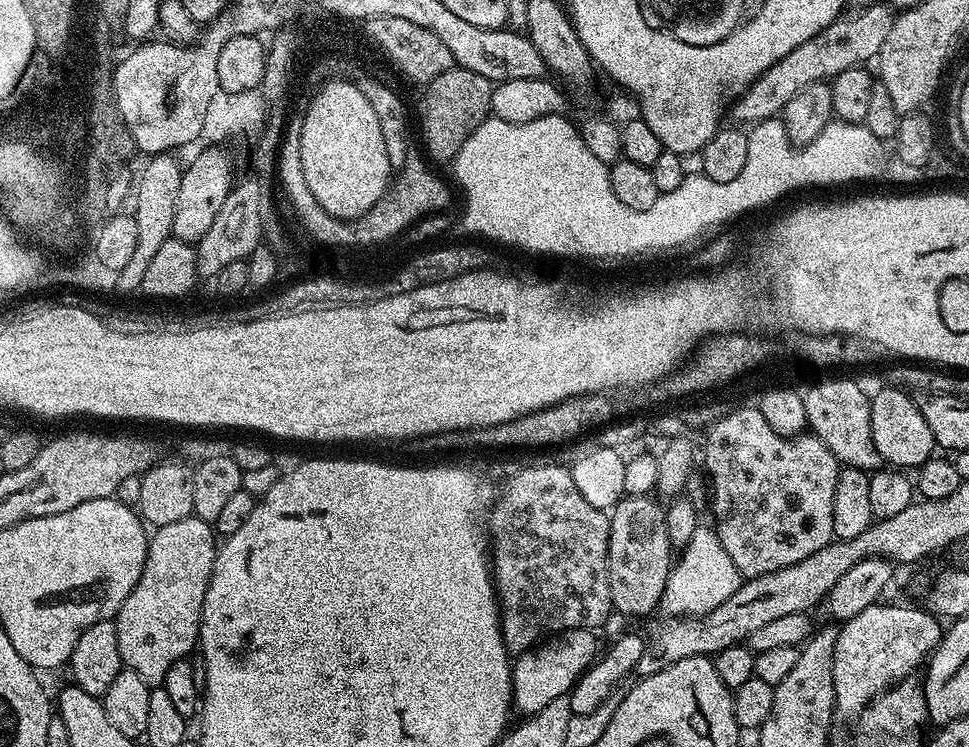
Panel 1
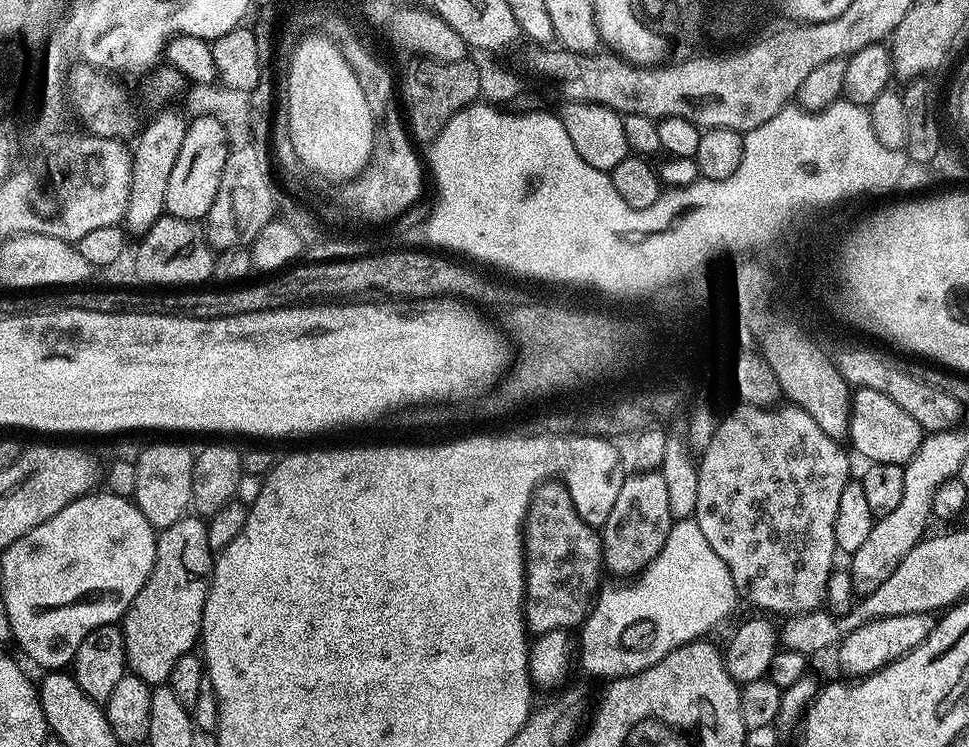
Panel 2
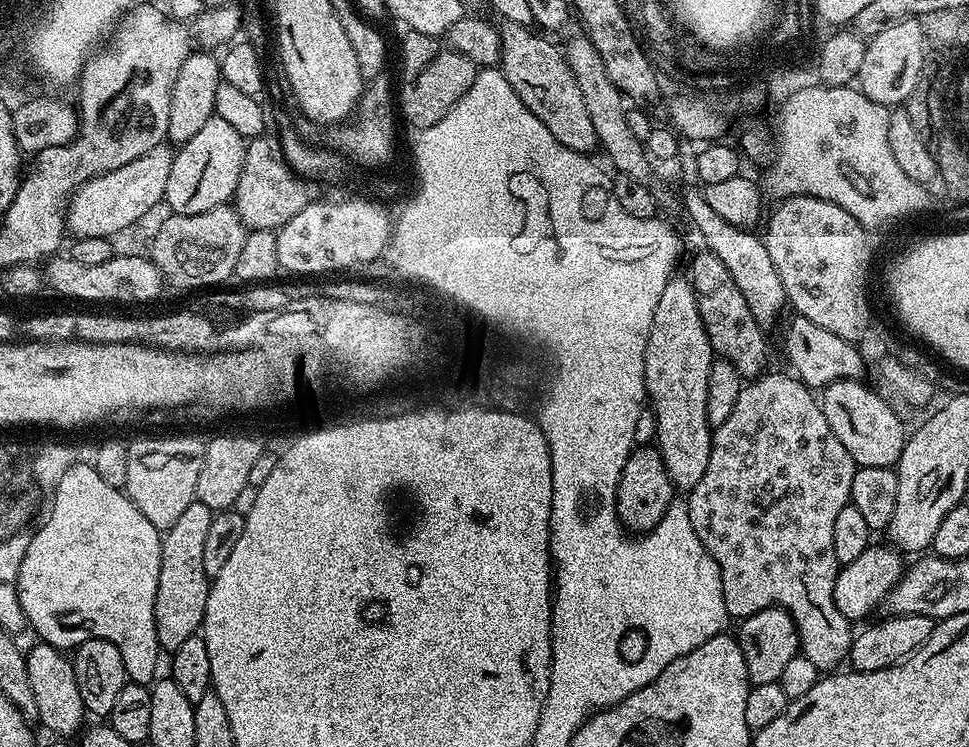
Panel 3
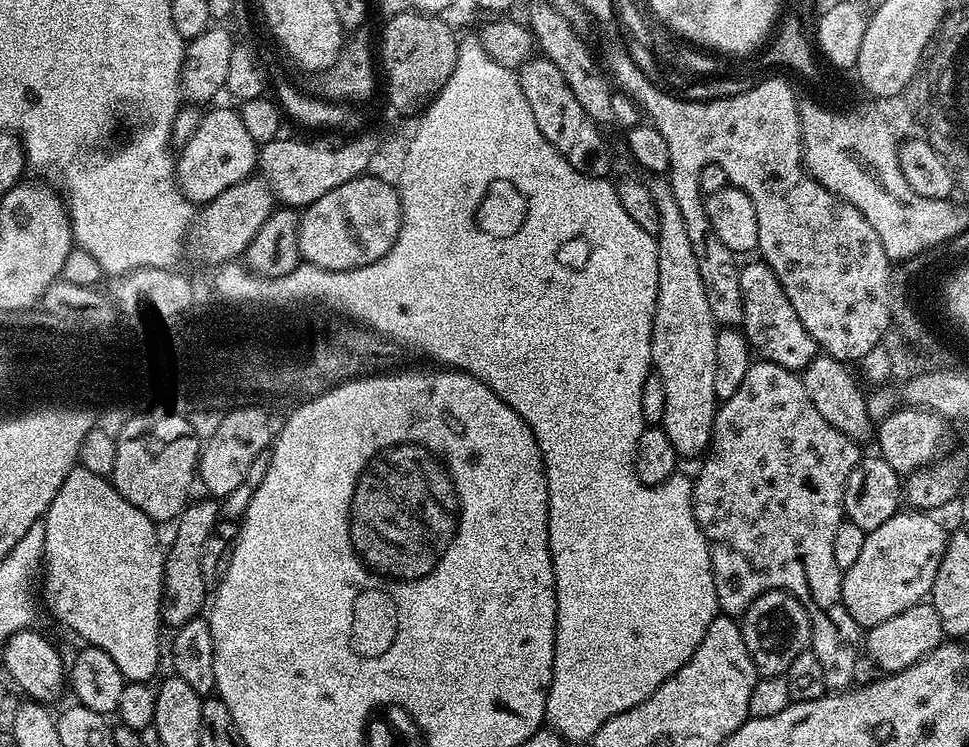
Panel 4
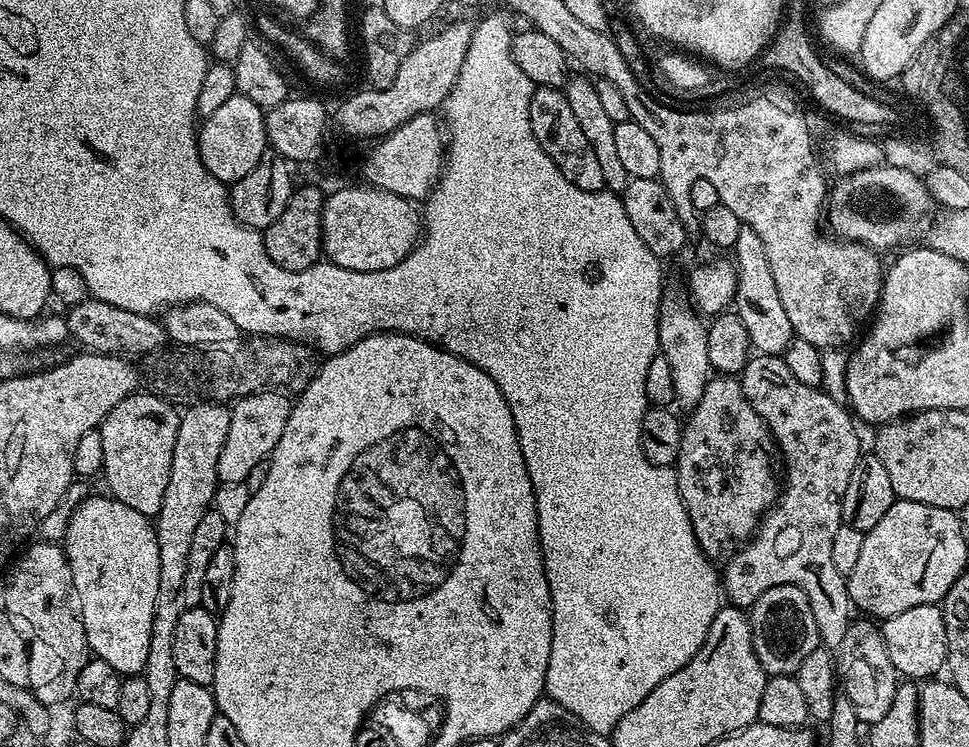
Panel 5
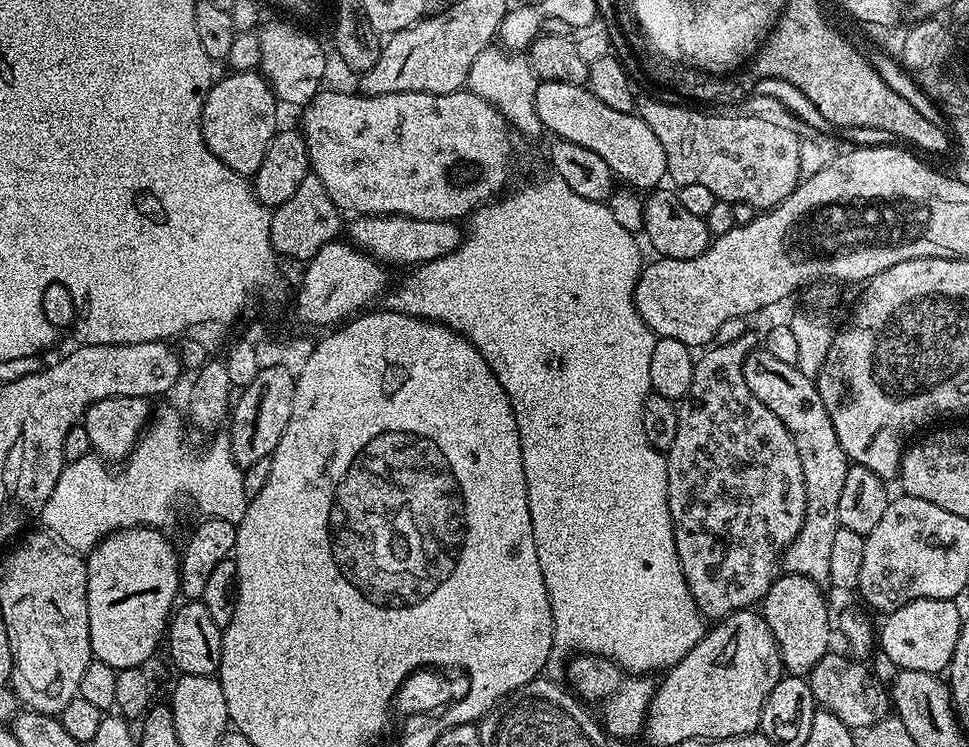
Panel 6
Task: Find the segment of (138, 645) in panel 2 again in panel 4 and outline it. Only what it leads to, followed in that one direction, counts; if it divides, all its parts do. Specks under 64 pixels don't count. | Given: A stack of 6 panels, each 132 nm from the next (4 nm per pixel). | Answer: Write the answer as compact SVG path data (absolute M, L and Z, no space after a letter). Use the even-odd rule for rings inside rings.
M193 499L185 504L184 511L174 524L176 533L172 536L172 545L167 545L166 548L164 592L160 595L160 619L167 627L169 624L169 629L172 630L197 619L206 608L206 589L202 578L202 546L206 546L210 530L214 530L214 526L222 519L222 508L215 499L203 499Z

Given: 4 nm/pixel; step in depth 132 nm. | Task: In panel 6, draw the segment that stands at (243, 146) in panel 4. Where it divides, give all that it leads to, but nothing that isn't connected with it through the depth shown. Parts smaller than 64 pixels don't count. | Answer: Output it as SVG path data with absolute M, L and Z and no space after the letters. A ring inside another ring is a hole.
M231 71L227 75L221 80L219 77L208 91L208 97L204 99L200 129L206 146L219 160L226 162L226 166L230 166L230 170L239 176L251 178L255 176L258 166L262 166L262 158L266 158L266 150L278 131L278 101L272 93L272 87L259 71Z

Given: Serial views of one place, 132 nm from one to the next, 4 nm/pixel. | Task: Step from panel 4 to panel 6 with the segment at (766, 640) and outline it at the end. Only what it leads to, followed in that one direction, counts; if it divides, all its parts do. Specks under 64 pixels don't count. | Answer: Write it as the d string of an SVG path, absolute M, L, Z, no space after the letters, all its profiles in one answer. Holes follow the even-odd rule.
M802 574L777 575L770 590L762 601L762 615L784 663L784 672L793 676L807 677L809 670L816 665L833 647L834 624L828 621L828 604L824 601L825 589Z

